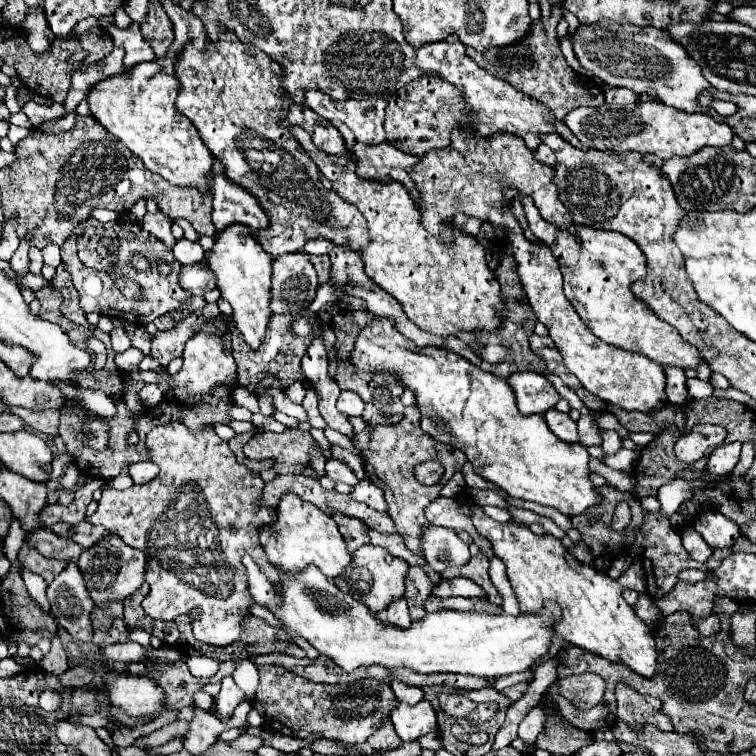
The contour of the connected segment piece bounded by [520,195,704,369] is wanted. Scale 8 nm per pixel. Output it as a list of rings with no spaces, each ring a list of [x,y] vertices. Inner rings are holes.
[[[528,195],[520,197],[532,233],[536,235],[536,239],[540,239],[552,249],[554,257],[560,263],[564,294],[594,335],[626,351],[642,353],[660,365],[698,369],[698,365],[704,363],[700,351],[686,343],[672,325],[652,315],[652,311],[648,311],[648,307],[640,303],[640,299],[634,299],[630,285],[646,277],[646,259],[632,239],[616,231],[602,231],[594,227],[576,225],[578,235],[582,237],[582,243],[578,243],[568,231],[544,221]]]

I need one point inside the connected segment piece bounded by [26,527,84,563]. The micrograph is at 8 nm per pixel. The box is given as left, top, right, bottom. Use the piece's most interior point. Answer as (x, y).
(49, 544)

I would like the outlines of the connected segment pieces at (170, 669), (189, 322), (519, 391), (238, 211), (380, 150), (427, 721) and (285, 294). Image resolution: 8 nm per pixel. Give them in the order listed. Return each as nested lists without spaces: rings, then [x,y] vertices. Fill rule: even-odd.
[[[142,661],[130,663],[128,673],[138,677],[148,677],[166,691],[164,711],[180,711],[192,705],[192,695],[204,687],[204,679],[193,677],[186,663],[152,663],[144,665]]]
[[[208,303],[204,309],[194,311],[192,315],[188,315],[186,319],[182,319],[174,329],[170,331],[158,331],[152,339],[152,351],[150,357],[156,359],[162,367],[168,367],[168,363],[176,357],[182,357],[184,351],[184,343],[196,333],[200,331],[200,327],[212,319],[218,317],[220,309],[216,303]]]
[[[518,371],[512,373],[506,381],[516,395],[516,405],[522,415],[546,413],[560,401],[558,391],[540,373]]]
[[[214,161],[212,169],[212,195],[214,209],[212,221],[216,225],[216,233],[224,231],[228,225],[240,223],[256,231],[256,227],[268,227],[268,219],[264,219],[264,211],[260,211],[260,203],[248,195],[248,191],[240,191],[234,183],[228,183],[220,171],[220,163]]]
[[[356,143],[354,155],[358,159],[356,173],[362,179],[370,179],[370,181],[378,181],[378,183],[398,181],[406,187],[406,191],[410,193],[410,197],[418,205],[420,191],[414,185],[414,181],[408,177],[408,171],[406,171],[408,167],[414,167],[416,163],[420,163],[418,157],[412,157],[390,143],[380,143],[376,147]]]
[[[422,701],[416,705],[400,703],[392,711],[390,721],[394,723],[394,729],[402,741],[416,741],[418,737],[438,729],[436,711],[430,701]]]
[[[292,253],[272,263],[272,311],[284,313],[308,307],[318,289],[316,269],[306,253]]]

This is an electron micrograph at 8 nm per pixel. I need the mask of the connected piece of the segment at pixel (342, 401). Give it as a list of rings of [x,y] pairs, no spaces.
[[[342,391],[340,397],[338,397],[336,407],[346,417],[360,417],[362,411],[364,411],[364,401],[356,393],[352,393],[352,391]]]

